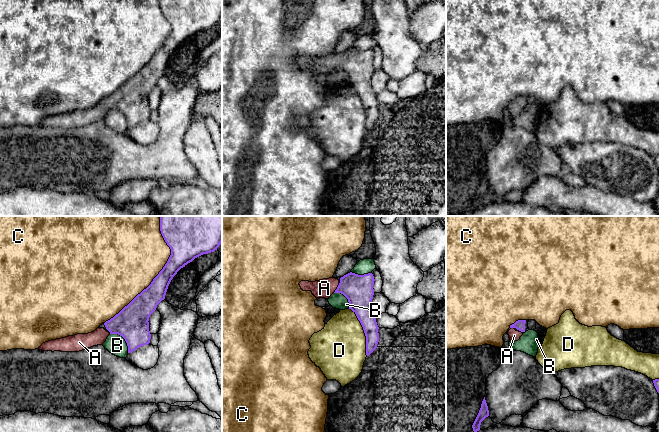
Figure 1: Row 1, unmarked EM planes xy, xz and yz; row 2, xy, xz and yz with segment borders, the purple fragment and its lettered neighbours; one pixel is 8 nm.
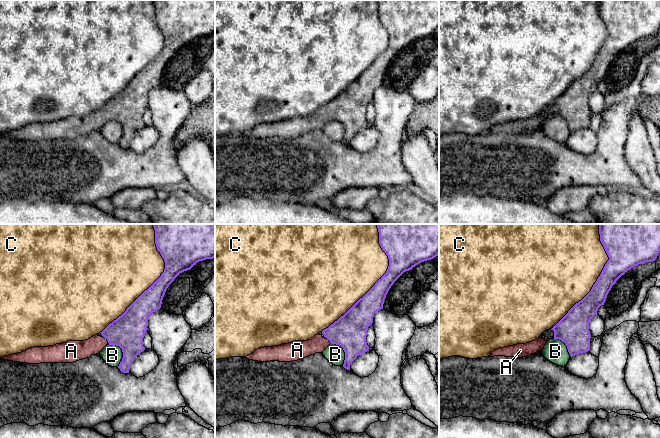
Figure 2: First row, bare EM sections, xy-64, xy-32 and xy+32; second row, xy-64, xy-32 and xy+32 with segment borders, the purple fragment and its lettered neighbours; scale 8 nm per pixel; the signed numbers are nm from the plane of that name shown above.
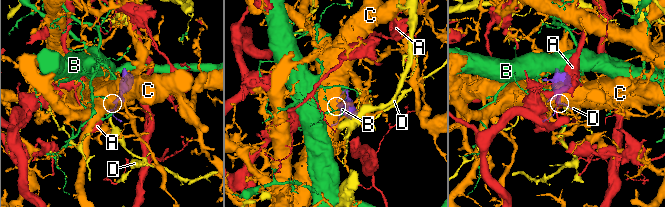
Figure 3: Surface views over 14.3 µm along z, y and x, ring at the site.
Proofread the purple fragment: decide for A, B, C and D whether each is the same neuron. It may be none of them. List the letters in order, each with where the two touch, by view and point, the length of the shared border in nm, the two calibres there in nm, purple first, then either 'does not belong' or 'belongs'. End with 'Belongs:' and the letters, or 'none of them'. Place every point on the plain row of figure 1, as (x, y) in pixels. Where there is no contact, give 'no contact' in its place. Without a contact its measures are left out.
A: meets purple in xz at (337, 64); contact 90 nm long; 240 nm thick on the purple side, 150 nm on the other; belongs
B: meets purple in xy at (124, 114); contact 220 nm long; 260 nm thick on the purple side, 160 nm on the other; does not belong
C: meets purple in xy at (155, 53); contact 900 nm long; 190 nm thick on the purple side, 500 nm on the other; does not belong
D: meets purple in xz at (364, 108); contact 420 nm long; 180 nm thick on the purple side, 420 nm on the other; does not belong
Belongs: A

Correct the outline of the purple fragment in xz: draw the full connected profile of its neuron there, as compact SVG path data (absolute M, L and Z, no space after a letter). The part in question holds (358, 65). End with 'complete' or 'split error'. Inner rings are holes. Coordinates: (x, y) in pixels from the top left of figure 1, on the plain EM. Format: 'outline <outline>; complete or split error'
outline M350 48L339 56L329 54L315 58L301 57L299 59L303 67L311 67L316 74L329 75L333 69L341 69L348 75L349 85L356 90L364 106L367 132L377 124L379 118L379 103L376 93L371 87L374 57L372 49L358 51Z; split error

